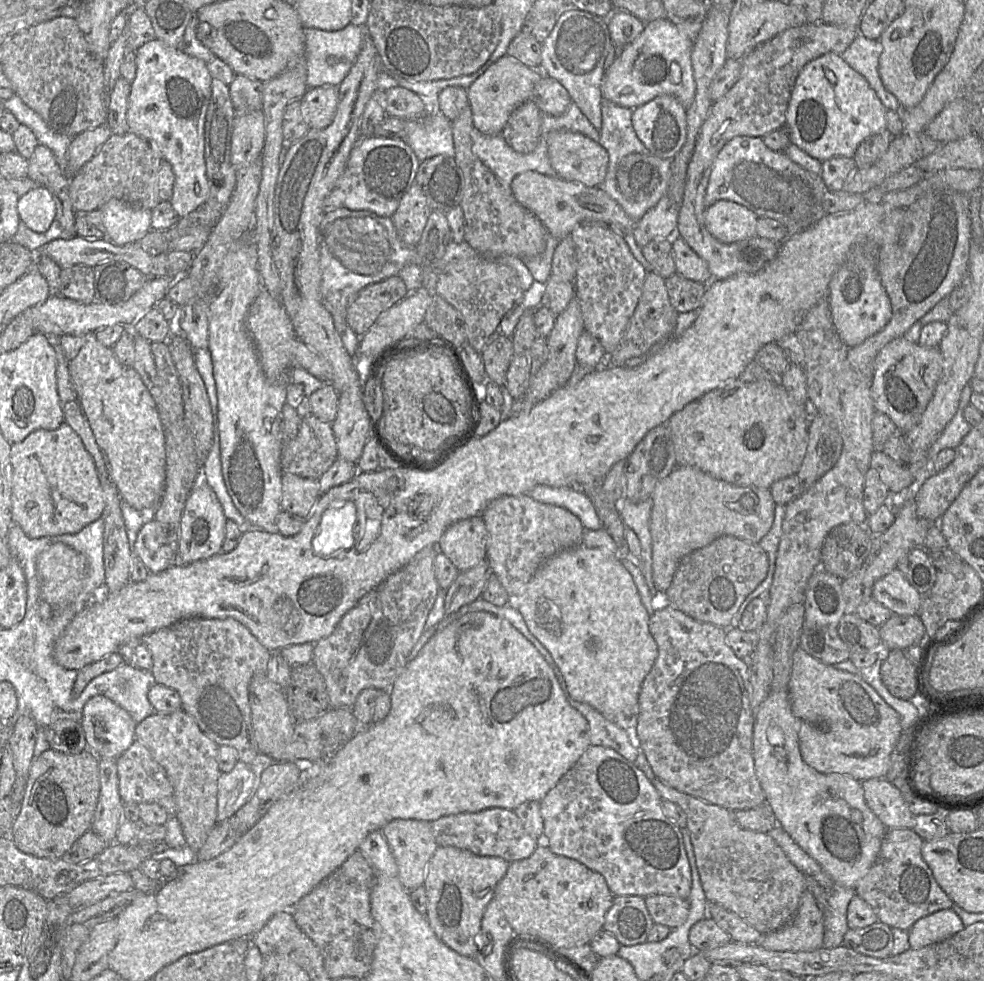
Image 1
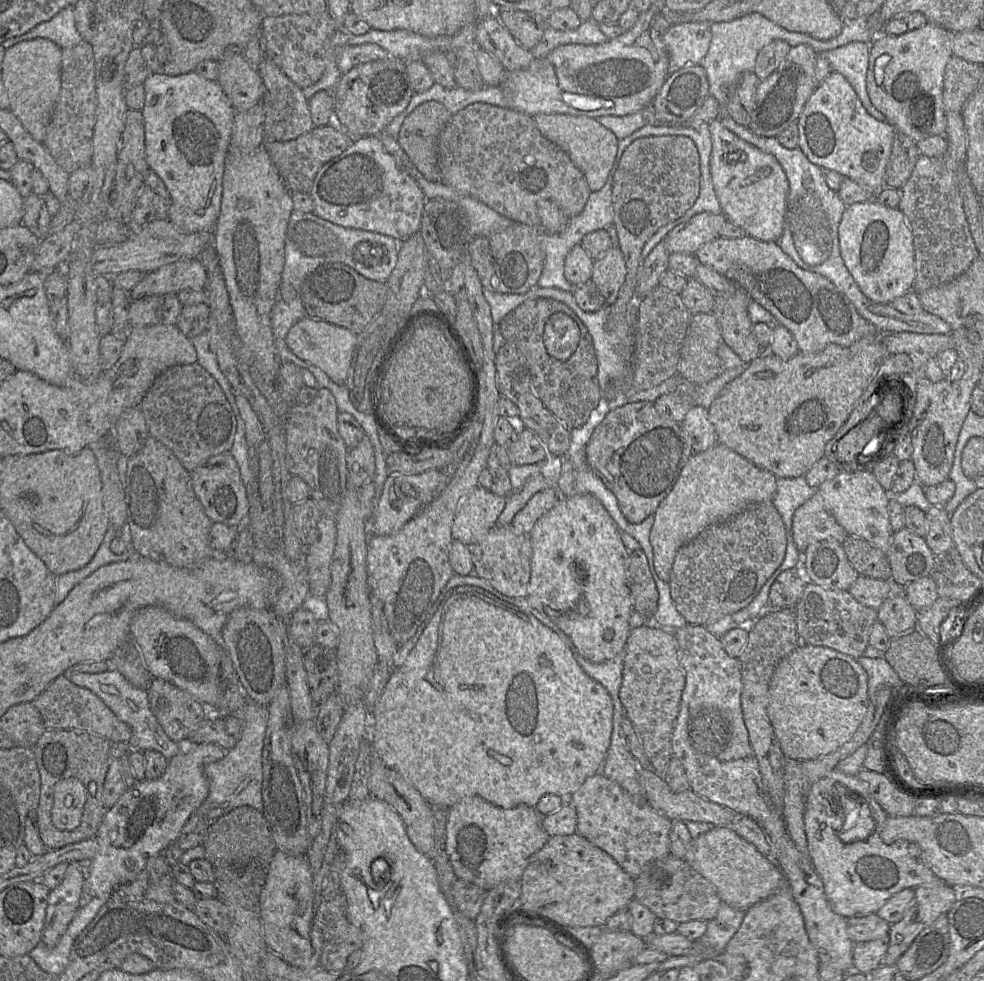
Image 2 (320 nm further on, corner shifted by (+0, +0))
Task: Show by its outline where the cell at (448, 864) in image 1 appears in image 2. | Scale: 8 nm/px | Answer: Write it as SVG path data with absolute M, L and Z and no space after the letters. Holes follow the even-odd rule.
M479 796L462 799L449 808L446 826L445 850L457 879L473 883L485 891L507 881L521 881L529 859L540 851L551 837L542 827L541 816L535 808L517 805L503 809L487 802Z

